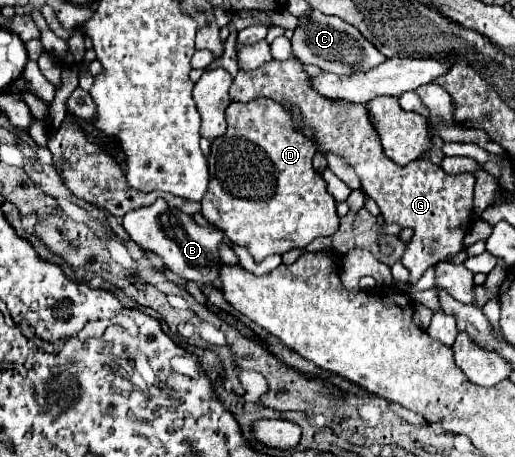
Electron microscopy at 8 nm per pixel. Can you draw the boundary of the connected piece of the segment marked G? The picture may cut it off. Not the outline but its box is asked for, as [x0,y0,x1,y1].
[230,59,476,285]

